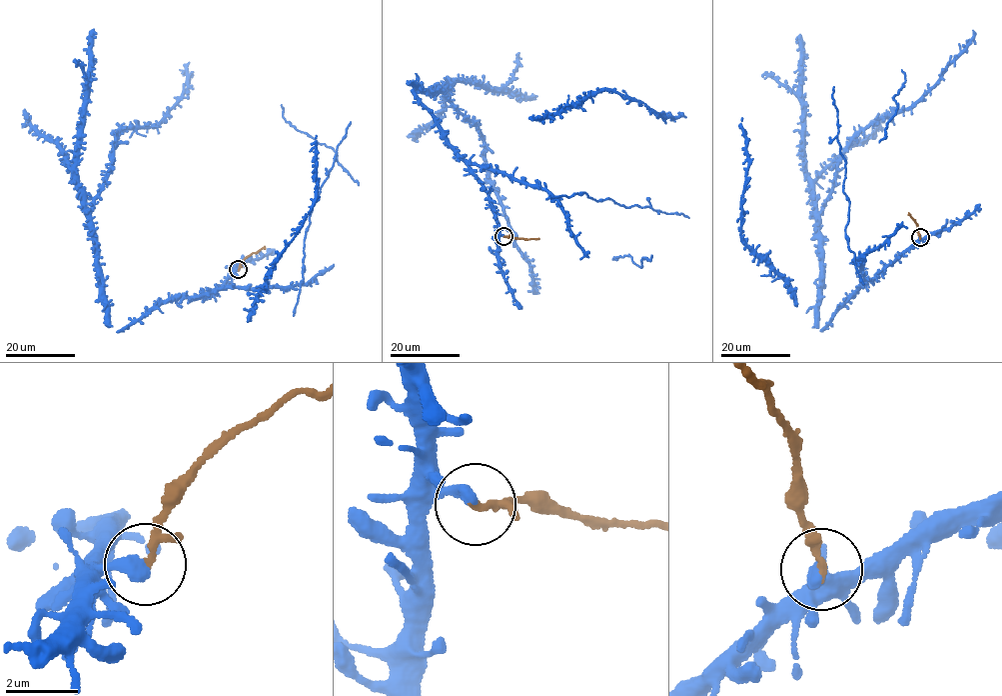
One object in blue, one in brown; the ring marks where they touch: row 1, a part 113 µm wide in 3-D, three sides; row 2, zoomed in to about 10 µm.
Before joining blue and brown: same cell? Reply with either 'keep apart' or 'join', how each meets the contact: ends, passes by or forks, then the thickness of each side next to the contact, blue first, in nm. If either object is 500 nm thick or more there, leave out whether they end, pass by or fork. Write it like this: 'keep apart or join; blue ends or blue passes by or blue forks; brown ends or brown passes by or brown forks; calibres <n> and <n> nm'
keep apart; blue ends; brown passes by; calibres 420 and 150 nm

